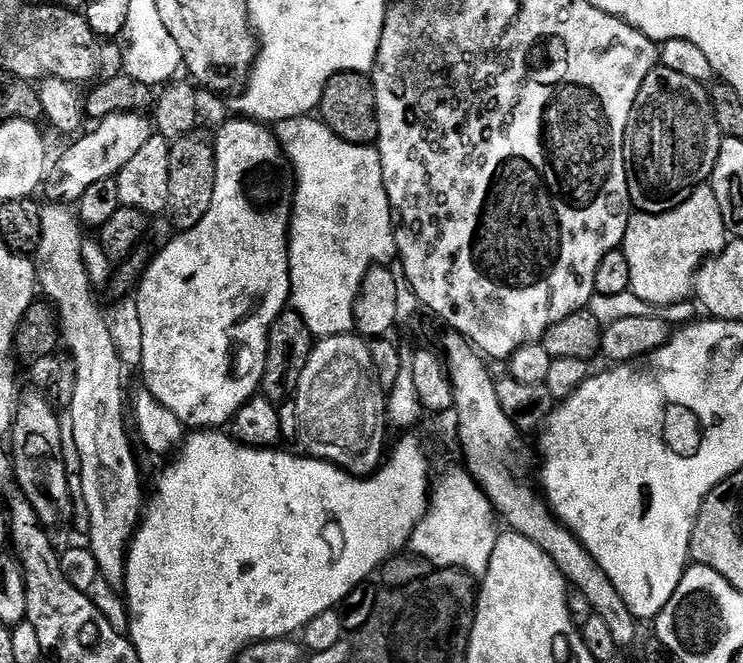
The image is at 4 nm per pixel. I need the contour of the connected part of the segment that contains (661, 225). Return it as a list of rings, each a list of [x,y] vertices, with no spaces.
[[[710,186],[694,190],[694,194],[682,206],[661,216],[652,216],[649,212],[636,212],[629,216],[622,251],[626,254],[626,262],[630,262],[630,290],[642,298],[642,302],[650,302],[654,306],[660,304],[676,304],[679,300],[691,297],[696,283],[696,272],[705,260],[716,256],[726,243],[726,229],[722,210],[718,206],[718,198]]]

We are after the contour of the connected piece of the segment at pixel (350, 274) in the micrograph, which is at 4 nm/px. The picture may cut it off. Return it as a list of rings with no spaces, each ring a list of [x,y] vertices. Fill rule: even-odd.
[[[315,115],[299,116],[275,125],[276,137],[294,173],[292,223],[288,229],[291,307],[310,326],[313,337],[346,336],[353,331],[354,305],[360,283],[374,264],[391,265],[397,259],[392,207],[382,178],[379,147],[351,144],[324,125]]]

